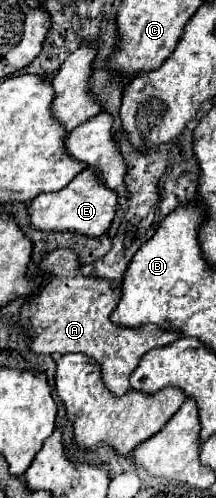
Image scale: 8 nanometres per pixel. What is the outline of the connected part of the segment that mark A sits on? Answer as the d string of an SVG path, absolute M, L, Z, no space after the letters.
M67 248L55 250L47 260L39 264L39 268L45 272L45 286L39 290L37 296L29 298L21 306L21 326L31 332L31 342L29 350L35 354L71 354L71 352L81 352L89 358L93 358L101 366L101 378L109 392L113 396L123 396L129 390L129 376L143 358L153 348L163 348L179 338L179 332L171 330L161 330L155 326L143 326L143 328L121 328L111 322L111 310L119 302L119 288L113 288L107 284L107 280L95 278L95 276L83 276L79 270L77 254Z

